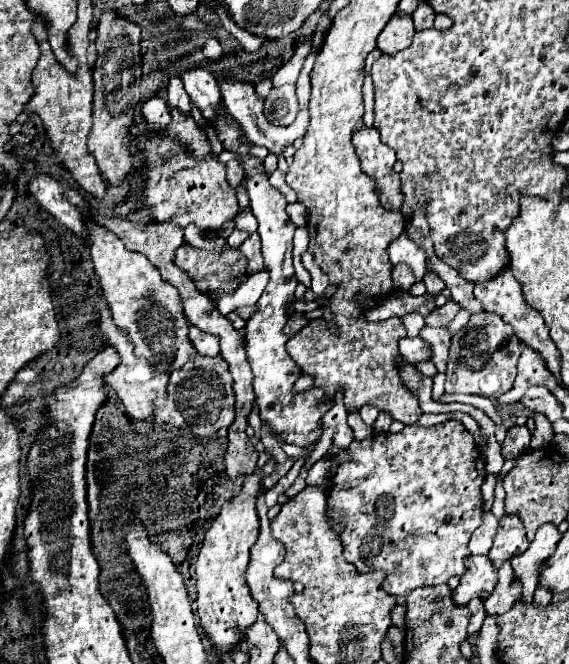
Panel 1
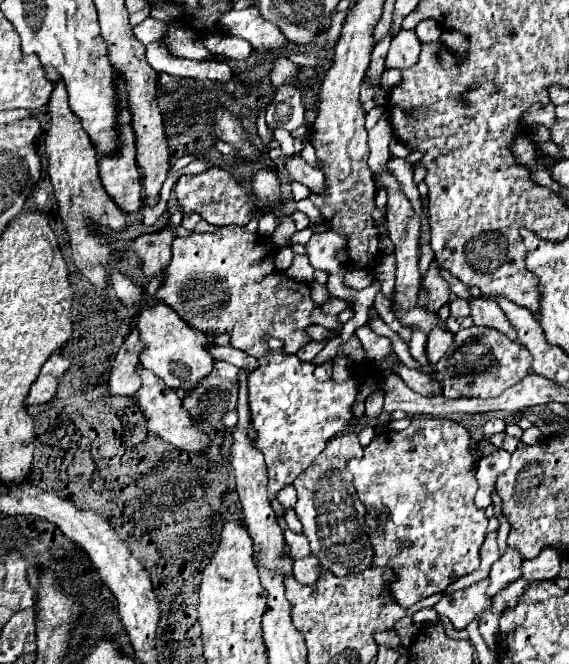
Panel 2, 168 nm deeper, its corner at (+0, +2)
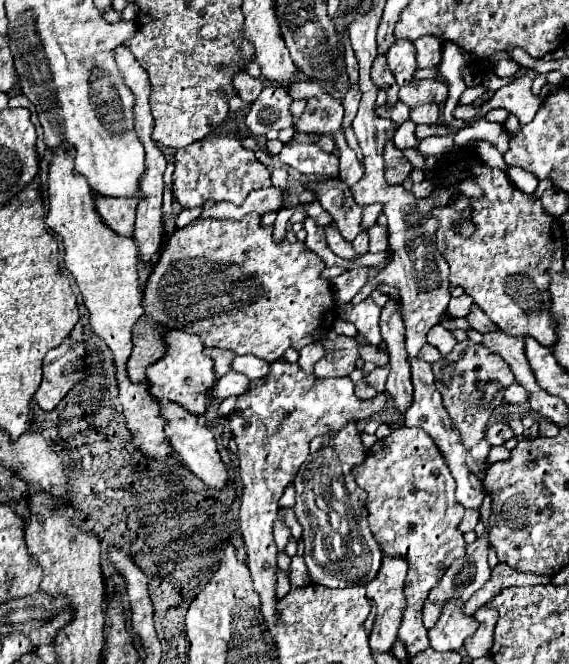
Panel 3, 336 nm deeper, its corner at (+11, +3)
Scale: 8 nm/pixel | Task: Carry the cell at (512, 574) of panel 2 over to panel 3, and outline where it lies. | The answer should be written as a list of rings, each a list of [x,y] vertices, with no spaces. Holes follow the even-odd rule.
[[[497,564],[497,568],[493,568],[491,578],[485,582],[485,586],[481,590],[477,590],[471,600],[465,602],[463,612],[465,616],[473,616],[483,604],[487,604],[491,598],[495,598],[501,590],[511,588],[511,586],[533,586],[533,584],[549,584],[551,578],[549,576],[539,576],[539,574],[519,574],[513,572],[513,568],[509,568],[507,564]]]

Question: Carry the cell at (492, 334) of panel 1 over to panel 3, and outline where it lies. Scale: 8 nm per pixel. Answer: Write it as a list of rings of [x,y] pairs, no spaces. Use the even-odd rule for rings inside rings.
[[[461,342],[455,346],[455,350],[439,360],[439,364],[433,364],[435,384],[437,390],[443,396],[443,406],[449,412],[451,426],[459,430],[461,442],[467,450],[477,446],[487,430],[487,420],[493,414],[497,406],[501,406],[505,388],[515,382],[513,372],[501,360],[497,354],[489,352],[489,348],[481,344],[471,344],[465,352],[461,352]],[[495,400],[495,402],[493,402]]]

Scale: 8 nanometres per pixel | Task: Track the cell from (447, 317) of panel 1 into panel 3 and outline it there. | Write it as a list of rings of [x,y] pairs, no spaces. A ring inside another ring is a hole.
[[[461,294],[459,298],[451,298],[447,312],[455,318],[465,318],[471,312],[473,306],[473,298],[469,298],[469,294]]]

